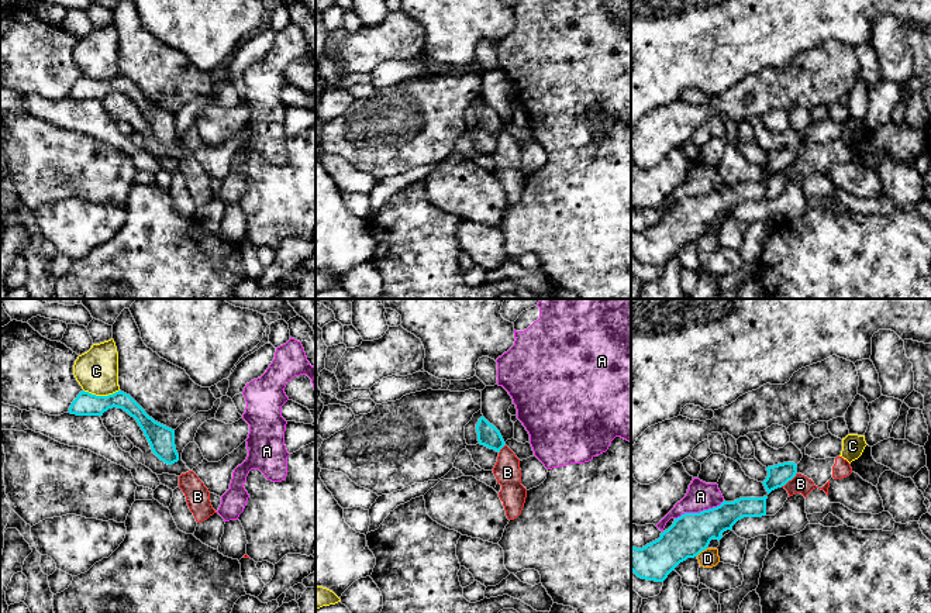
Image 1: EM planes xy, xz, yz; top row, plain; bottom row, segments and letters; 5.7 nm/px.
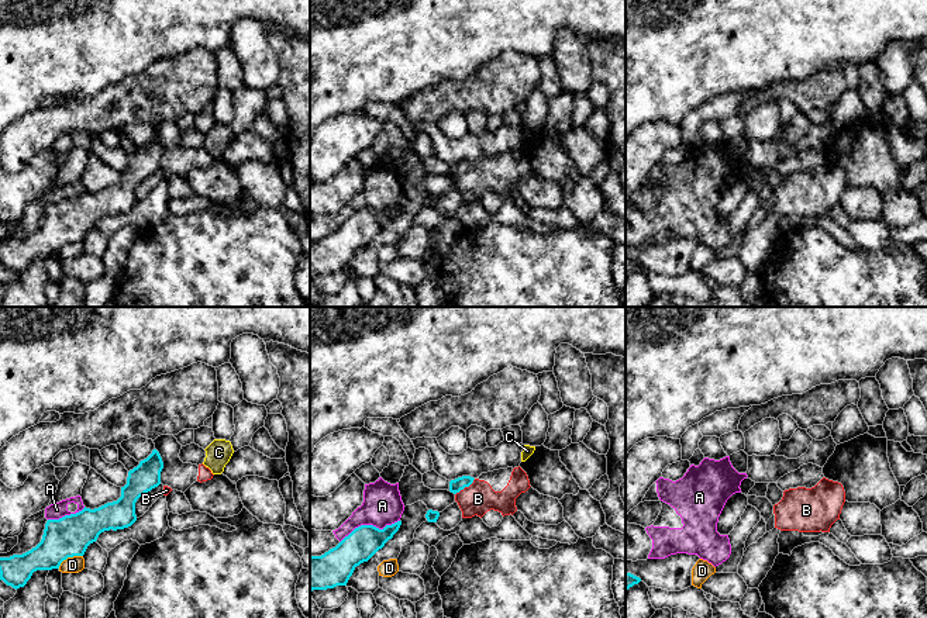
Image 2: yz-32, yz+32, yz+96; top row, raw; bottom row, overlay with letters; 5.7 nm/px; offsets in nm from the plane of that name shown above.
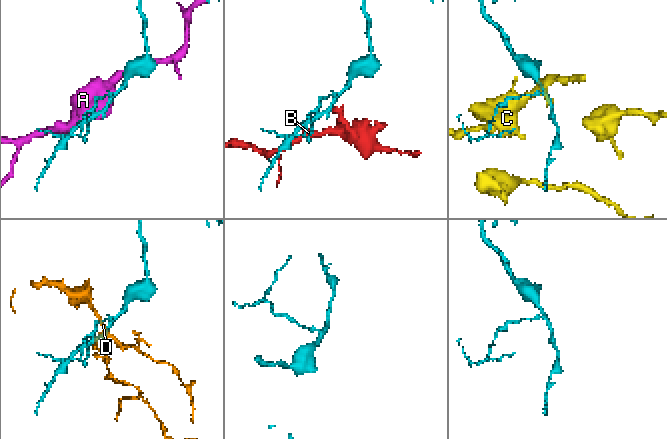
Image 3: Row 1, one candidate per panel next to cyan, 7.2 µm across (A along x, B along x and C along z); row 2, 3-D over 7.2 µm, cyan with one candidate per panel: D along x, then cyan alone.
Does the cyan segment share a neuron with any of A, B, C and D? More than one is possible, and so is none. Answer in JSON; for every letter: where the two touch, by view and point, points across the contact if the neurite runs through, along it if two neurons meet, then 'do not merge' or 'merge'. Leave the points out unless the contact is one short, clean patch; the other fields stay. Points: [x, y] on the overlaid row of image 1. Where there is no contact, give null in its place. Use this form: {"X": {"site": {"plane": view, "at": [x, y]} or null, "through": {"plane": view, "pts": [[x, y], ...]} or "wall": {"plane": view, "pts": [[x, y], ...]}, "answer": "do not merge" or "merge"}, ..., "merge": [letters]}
{"A": {"site": {"plane": "yz", "at": [700, 512]}, "wall": {"plane": "yz", "pts": [[724, 500], [699, 512], [685, 512], [675, 519]]}, "answer": "do not merge"}, "B": {"site": {"plane": "yz", "at": [789, 479]}, "wall": {"plane": "yz", "pts": [[796, 472], [780, 486]]}, "answer": "do not merge"}, "C": {"site": {"plane": "xy", "at": [102, 396]}, "answer": "do not merge"}, "D": {"site": {"plane": "yz", "at": [702, 550]}, "wall": {"plane": "yz", "pts": [[707, 548], [696, 555]]}, "answer": "do not merge"}, "merge": []}

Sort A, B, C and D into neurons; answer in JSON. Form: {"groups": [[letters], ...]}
{"groups": [["A"], ["B"], ["C"], ["D"]]}

